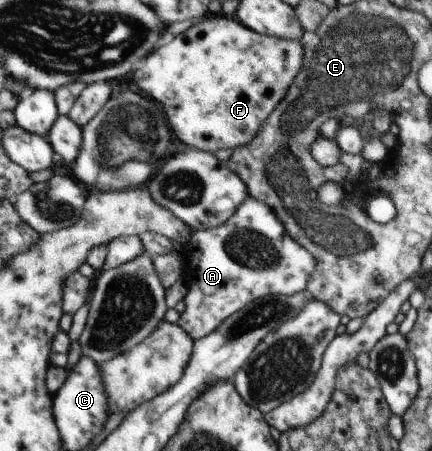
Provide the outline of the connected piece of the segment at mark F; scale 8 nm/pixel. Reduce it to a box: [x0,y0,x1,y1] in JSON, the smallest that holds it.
[133,16,306,153]

